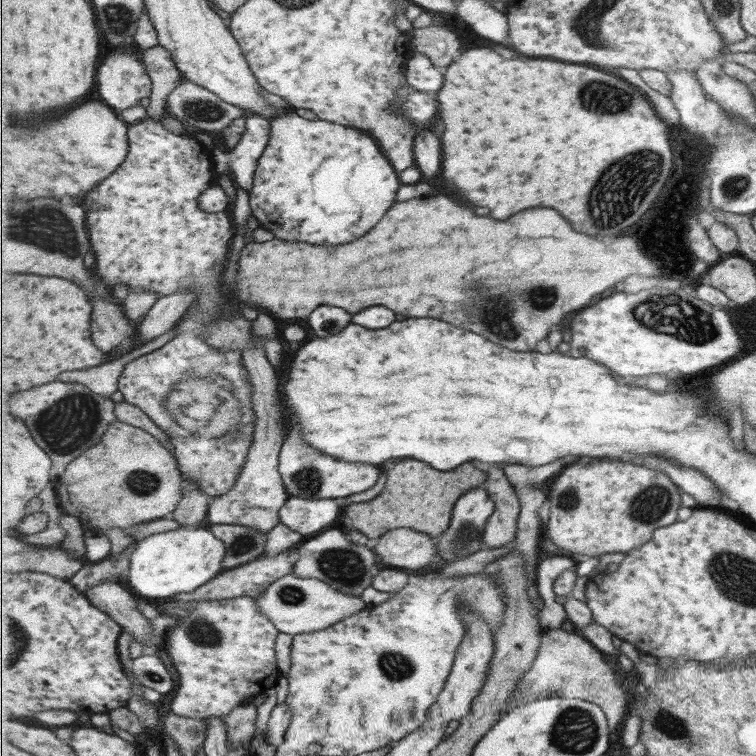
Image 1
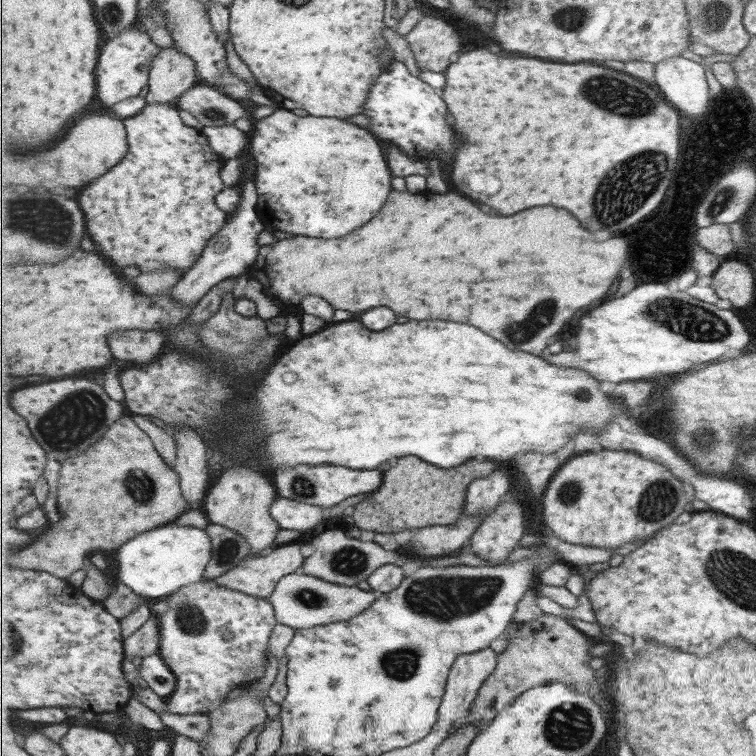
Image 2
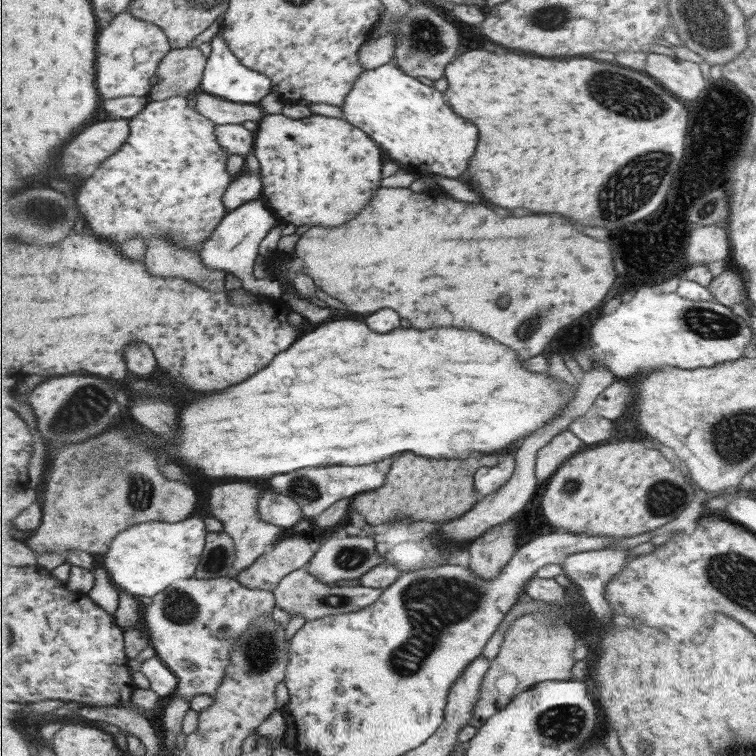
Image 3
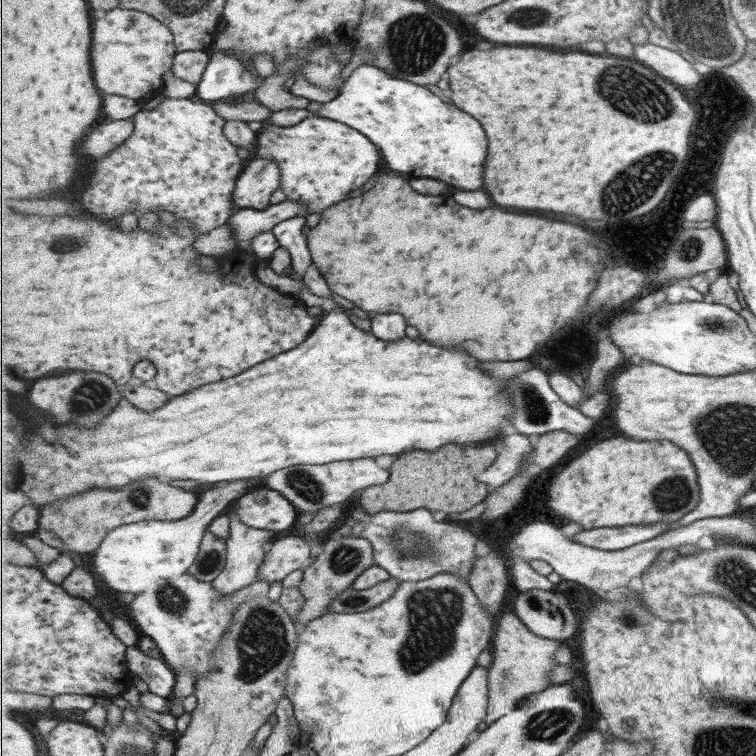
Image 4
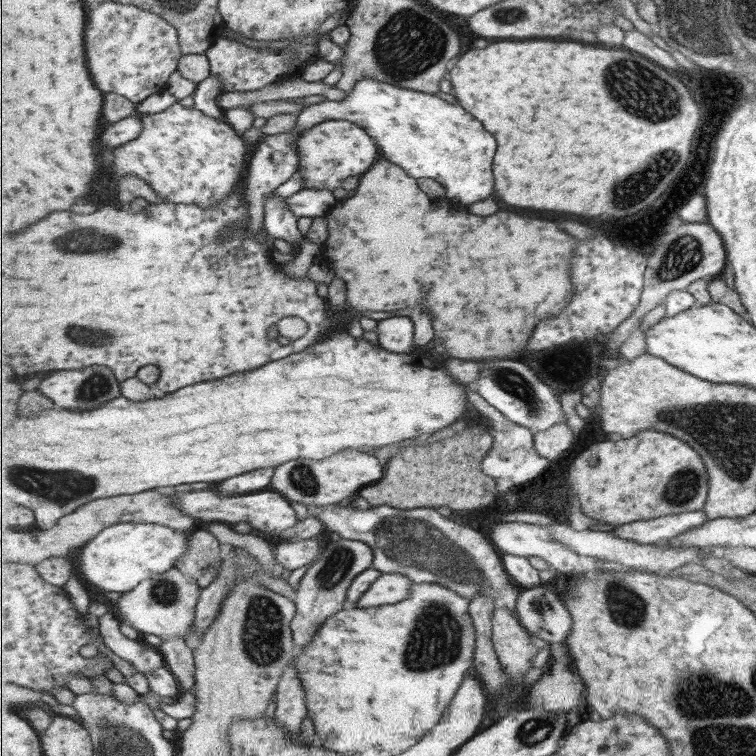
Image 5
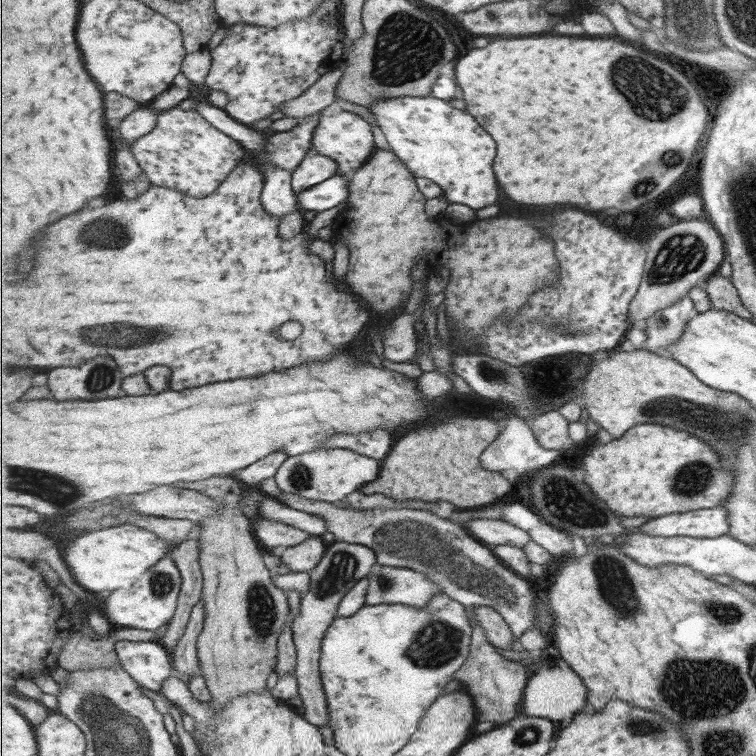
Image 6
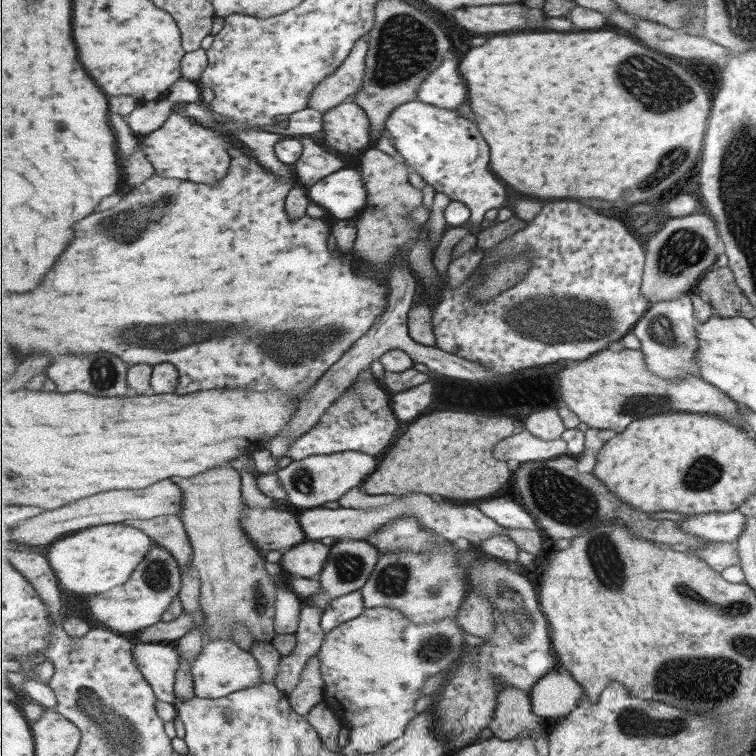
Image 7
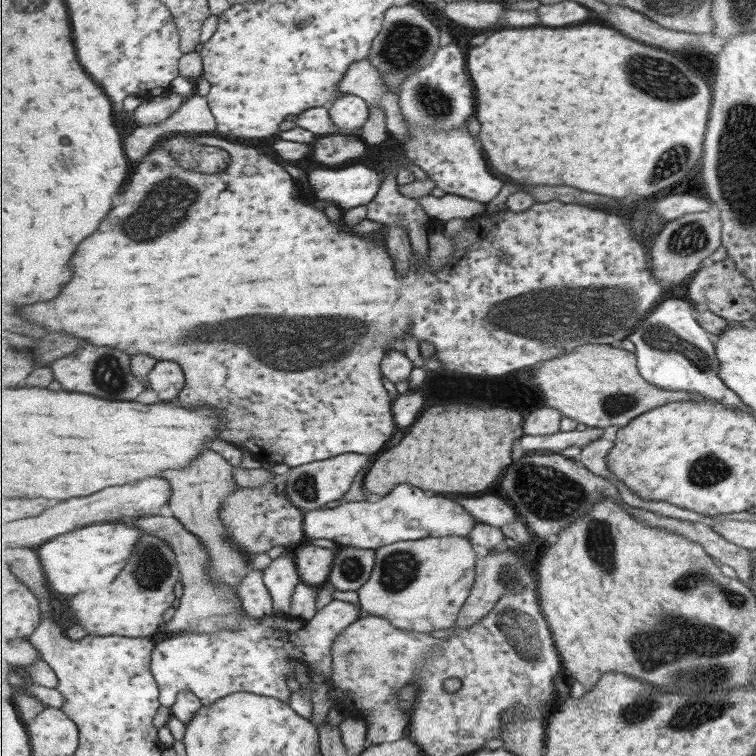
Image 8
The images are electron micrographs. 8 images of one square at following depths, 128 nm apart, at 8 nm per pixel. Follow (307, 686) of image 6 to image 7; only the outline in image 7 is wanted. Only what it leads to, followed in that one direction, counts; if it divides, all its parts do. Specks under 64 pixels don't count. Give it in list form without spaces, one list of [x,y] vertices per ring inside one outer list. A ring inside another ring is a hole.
[[[339,541],[335,542],[331,548],[330,558],[325,562],[325,568],[318,577],[321,585],[323,585],[323,592],[311,596],[311,605],[322,610],[325,610],[331,604],[331,601],[362,589],[370,580],[370,576],[378,565],[381,556],[380,550],[369,541]],[[325,698],[315,704],[315,708],[309,712],[307,720],[322,736],[323,746],[335,755],[343,753],[344,747],[351,744],[349,727],[340,722],[336,712],[330,708]]]

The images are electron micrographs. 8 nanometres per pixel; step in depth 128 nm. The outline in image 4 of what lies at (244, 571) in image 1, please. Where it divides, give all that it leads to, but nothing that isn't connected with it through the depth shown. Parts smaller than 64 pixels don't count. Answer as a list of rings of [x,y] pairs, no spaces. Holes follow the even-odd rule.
[[[288,536],[272,543],[264,564],[259,568],[259,578],[280,581],[297,569],[304,569],[313,560],[311,545],[301,536]]]

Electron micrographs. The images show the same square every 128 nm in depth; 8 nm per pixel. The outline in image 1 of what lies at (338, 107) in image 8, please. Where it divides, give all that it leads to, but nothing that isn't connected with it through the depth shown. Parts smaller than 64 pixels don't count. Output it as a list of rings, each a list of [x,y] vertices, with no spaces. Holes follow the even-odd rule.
[[[295,112],[289,114],[281,114],[279,117],[270,119],[271,131],[269,131],[269,143],[265,147],[265,151],[257,162],[257,170],[254,176],[253,188],[250,191],[250,203],[252,208],[252,215],[259,222],[260,226],[274,234],[274,238],[283,239],[284,241],[303,241],[311,242],[311,244],[347,244],[353,242],[361,236],[365,236],[383,216],[385,212],[393,206],[393,202],[397,200],[397,190],[401,188],[401,180],[399,174],[394,168],[394,164],[389,162],[381,148],[377,146],[377,142],[369,136],[365,136],[359,130],[347,128],[347,126],[339,126],[335,122],[326,120],[307,120],[302,118]]]

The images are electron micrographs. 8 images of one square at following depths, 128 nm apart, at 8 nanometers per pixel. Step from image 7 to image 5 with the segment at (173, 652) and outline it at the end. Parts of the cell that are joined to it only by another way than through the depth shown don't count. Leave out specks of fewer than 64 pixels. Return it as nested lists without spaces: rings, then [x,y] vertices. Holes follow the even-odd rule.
[[[107,612],[99,618],[99,633],[104,644],[117,656],[131,662],[137,672],[147,674],[166,665],[164,656],[158,647],[149,645],[142,639],[131,639],[122,631],[122,623],[118,617]]]

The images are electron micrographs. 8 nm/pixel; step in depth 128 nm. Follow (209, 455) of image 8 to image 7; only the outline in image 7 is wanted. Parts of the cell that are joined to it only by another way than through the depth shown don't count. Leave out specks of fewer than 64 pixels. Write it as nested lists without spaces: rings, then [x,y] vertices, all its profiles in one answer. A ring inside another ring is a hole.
[[[217,467],[195,478],[175,477],[169,480],[185,492],[183,512],[180,517],[194,547],[192,566],[202,582],[200,608],[207,621],[205,641],[215,639],[235,641],[235,634],[231,634],[231,625],[235,625],[235,621],[243,621],[251,629],[255,641],[271,642],[277,633],[275,630],[275,613],[278,612],[275,608],[278,596],[276,578],[267,573],[264,553],[254,546],[254,540],[243,530],[242,518],[243,513],[246,512],[246,503],[242,495],[242,475],[231,467]]]

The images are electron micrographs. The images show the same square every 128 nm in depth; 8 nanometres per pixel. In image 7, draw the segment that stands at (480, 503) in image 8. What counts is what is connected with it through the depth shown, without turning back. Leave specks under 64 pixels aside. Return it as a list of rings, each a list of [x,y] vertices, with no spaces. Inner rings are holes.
[[[495,498],[495,500],[485,500],[485,502],[475,502],[479,510],[495,519],[505,528],[516,529],[540,529],[536,518],[525,510],[525,507],[518,501],[509,498]]]

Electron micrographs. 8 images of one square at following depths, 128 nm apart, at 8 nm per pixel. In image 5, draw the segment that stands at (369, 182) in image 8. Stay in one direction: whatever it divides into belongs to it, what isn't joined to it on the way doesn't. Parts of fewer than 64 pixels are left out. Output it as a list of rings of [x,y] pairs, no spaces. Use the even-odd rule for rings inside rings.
[[[309,187],[286,198],[285,201],[297,217],[325,218],[329,211],[340,205],[340,201],[335,198],[332,190],[309,189]]]

